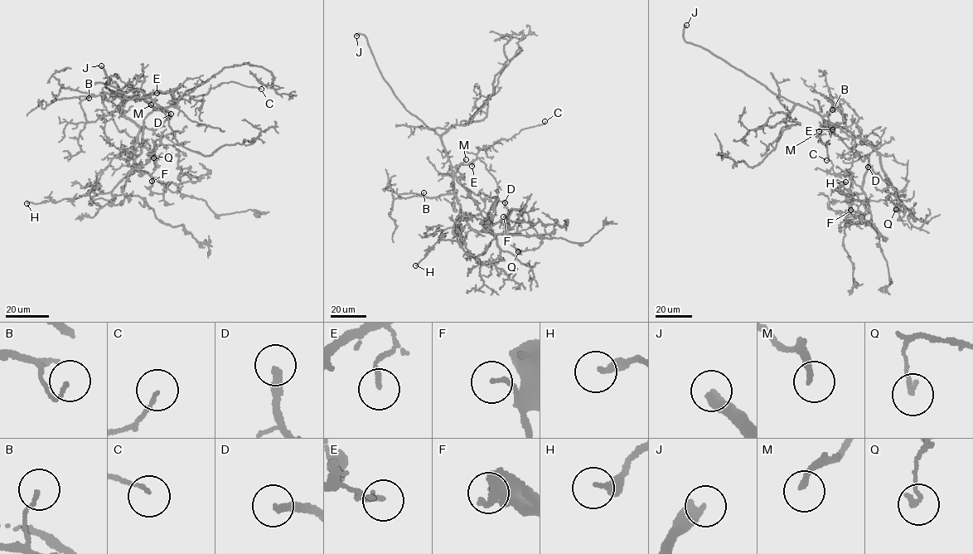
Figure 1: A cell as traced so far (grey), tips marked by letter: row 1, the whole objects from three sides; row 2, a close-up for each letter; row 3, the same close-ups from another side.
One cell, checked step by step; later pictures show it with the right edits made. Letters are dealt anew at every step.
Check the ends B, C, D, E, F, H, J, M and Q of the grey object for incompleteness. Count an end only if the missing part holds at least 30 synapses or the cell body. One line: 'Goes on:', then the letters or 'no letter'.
Goes on: D, J, M

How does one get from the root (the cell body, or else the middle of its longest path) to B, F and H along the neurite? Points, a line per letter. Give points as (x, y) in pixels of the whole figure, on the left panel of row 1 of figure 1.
B: (133, 98), (129, 97), (123, 99), (105, 93), (86, 97), (89, 98)
F: (133, 98), (165, 111), (156, 108), (144, 119), (141, 153), (134, 162), (134, 169), (145, 171), (152, 181)
H: (133, 98), (165, 111), (156, 108), (144, 119), (134, 172), (108, 192), (92, 191), (55, 202), (26, 203)

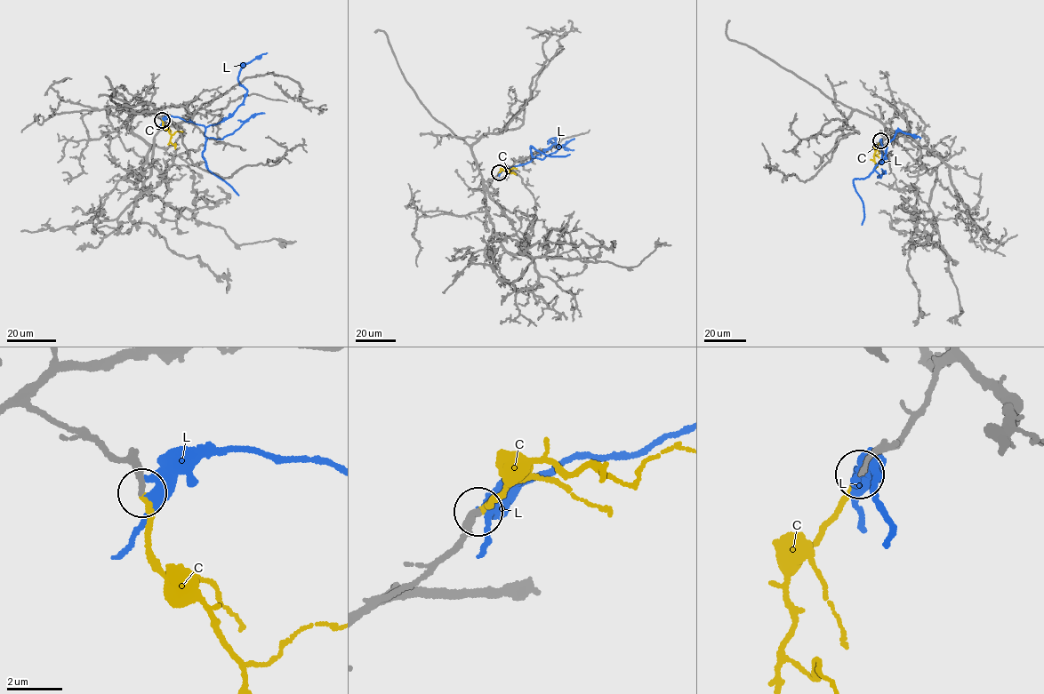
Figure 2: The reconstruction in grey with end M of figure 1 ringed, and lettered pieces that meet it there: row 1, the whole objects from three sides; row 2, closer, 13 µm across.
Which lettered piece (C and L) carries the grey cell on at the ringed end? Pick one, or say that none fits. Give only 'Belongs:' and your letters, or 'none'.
Belongs: C

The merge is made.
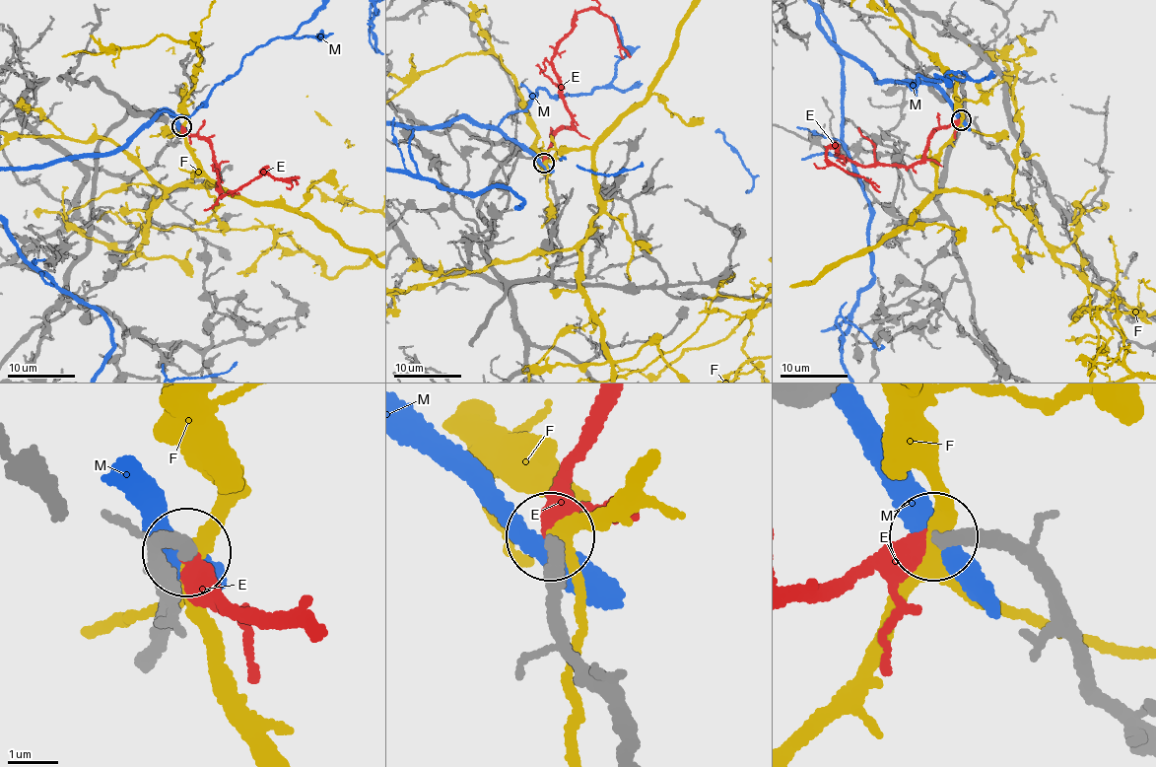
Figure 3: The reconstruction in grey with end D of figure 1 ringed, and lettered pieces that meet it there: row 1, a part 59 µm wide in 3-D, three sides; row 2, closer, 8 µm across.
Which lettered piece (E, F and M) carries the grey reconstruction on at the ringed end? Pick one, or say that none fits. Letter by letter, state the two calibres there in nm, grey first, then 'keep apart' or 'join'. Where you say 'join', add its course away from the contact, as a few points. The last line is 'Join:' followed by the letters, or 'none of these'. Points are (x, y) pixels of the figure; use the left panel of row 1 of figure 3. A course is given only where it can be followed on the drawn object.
E: 320 nm thick on the grey side, 480 nm on the other; join; it runs (182, 127), (211, 147), (222, 197), (260, 174), (276, 179), (299, 178), (297, 175), (294, 180), (299, 184)
F: 320 nm thick on the grey side, 280 nm on the other; keep apart
M: 320 nm thick on the grey side, 460 nm on the other; keep apart
Join: E

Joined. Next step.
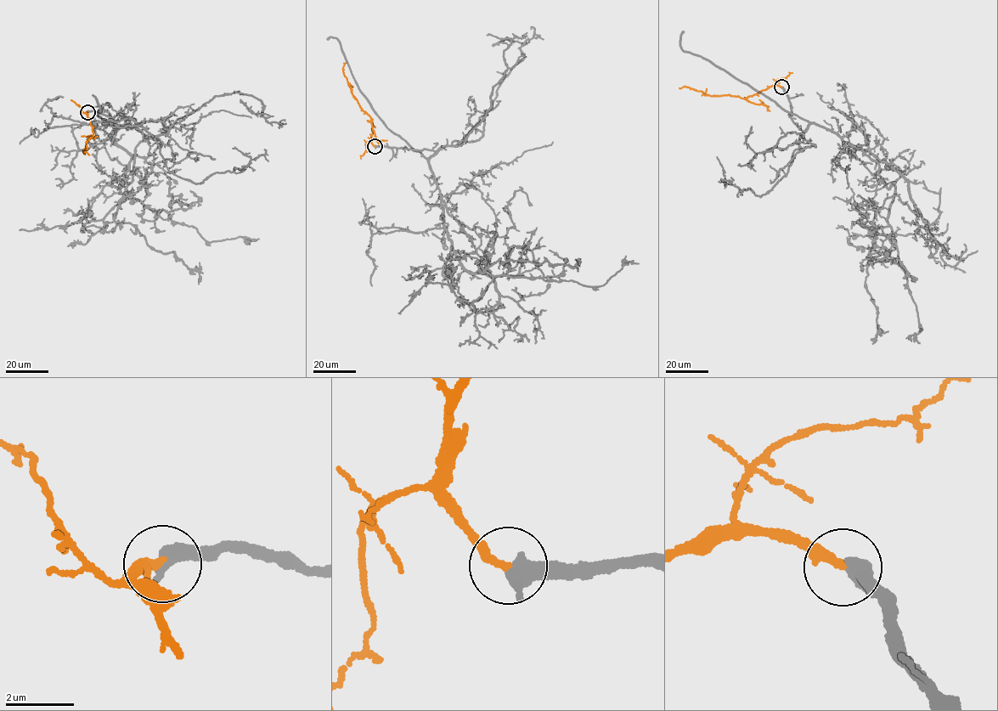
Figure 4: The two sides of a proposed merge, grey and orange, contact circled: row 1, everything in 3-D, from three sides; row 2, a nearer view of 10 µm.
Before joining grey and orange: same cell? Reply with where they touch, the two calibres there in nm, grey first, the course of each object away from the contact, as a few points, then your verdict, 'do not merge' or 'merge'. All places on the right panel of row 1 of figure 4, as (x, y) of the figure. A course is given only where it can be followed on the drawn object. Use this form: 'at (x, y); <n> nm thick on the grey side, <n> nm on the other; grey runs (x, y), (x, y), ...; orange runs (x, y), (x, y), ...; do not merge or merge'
at (781, 87); 550 nm thick on the grey side, 240 nm on the other; grey runs (781, 87), (802, 130), (831, 130), (894, 183), (887, 221), (919, 343); orange runs (780, 87), (771, 86), (745, 98), (706, 95), (685, 86), (679, 87); merge

